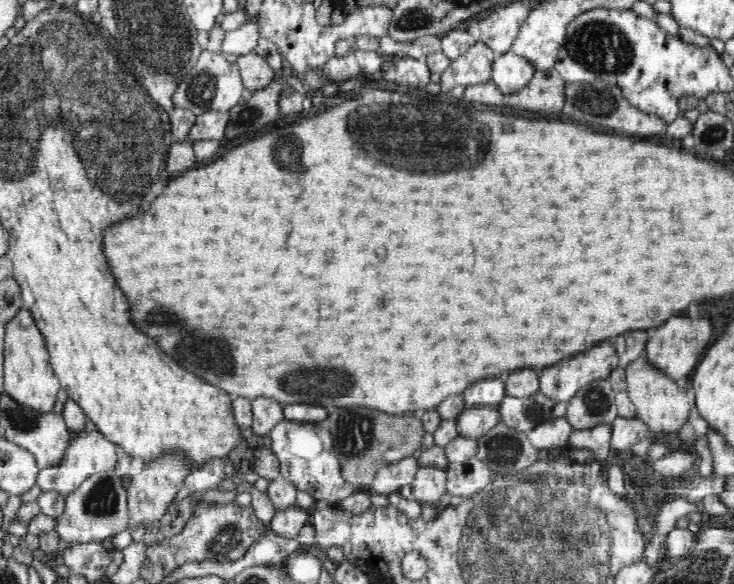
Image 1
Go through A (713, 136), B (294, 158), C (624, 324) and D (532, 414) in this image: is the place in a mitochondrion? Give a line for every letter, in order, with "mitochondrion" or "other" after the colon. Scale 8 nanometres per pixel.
A: mitochondrion
B: mitochondrion
C: other
D: mitochondrion

